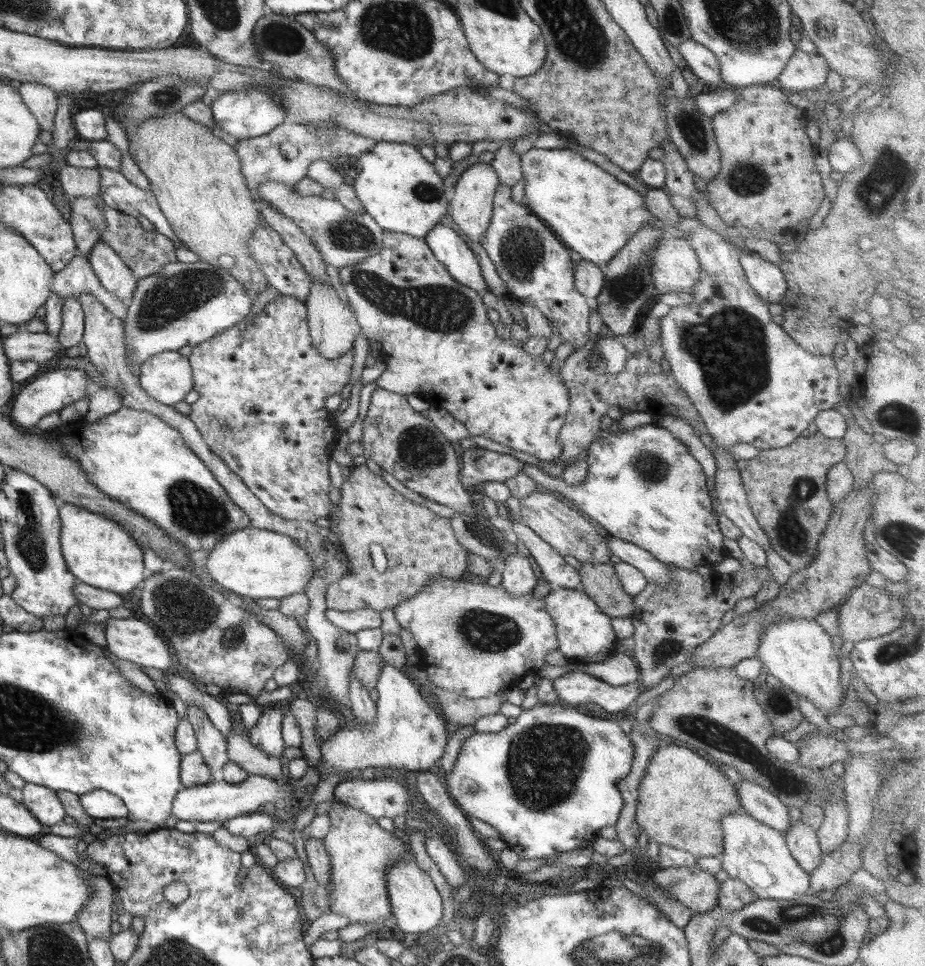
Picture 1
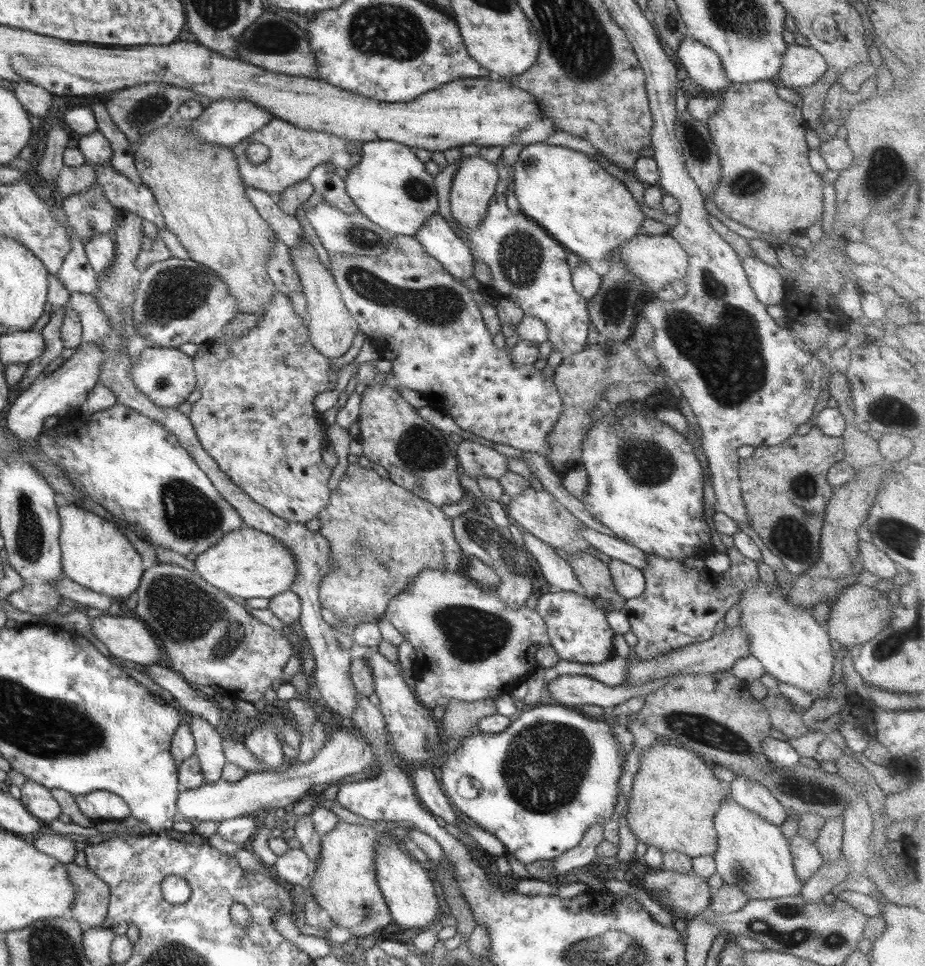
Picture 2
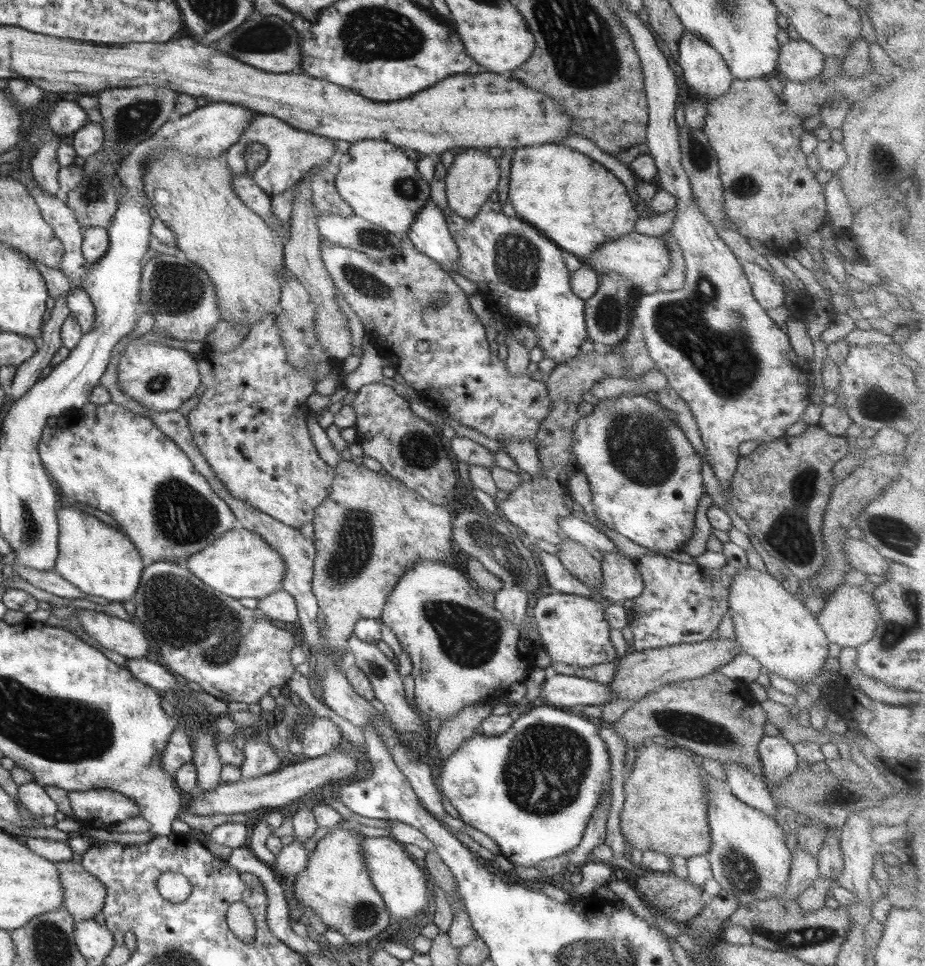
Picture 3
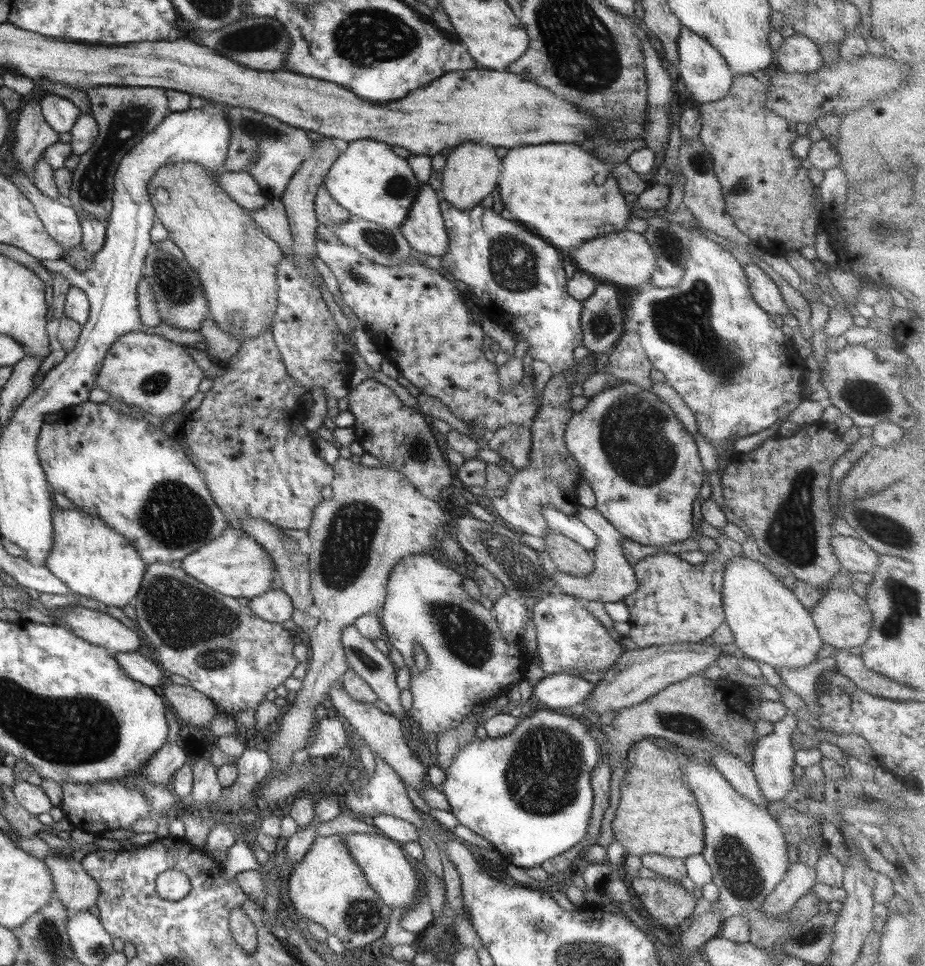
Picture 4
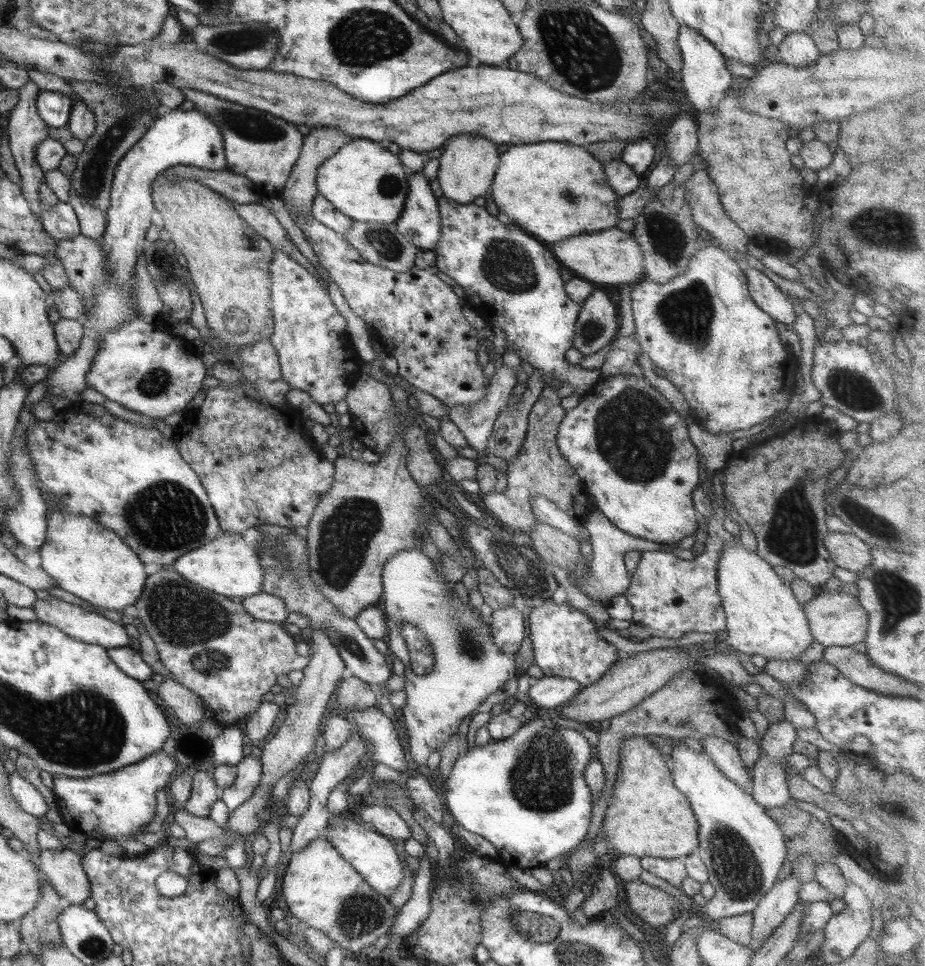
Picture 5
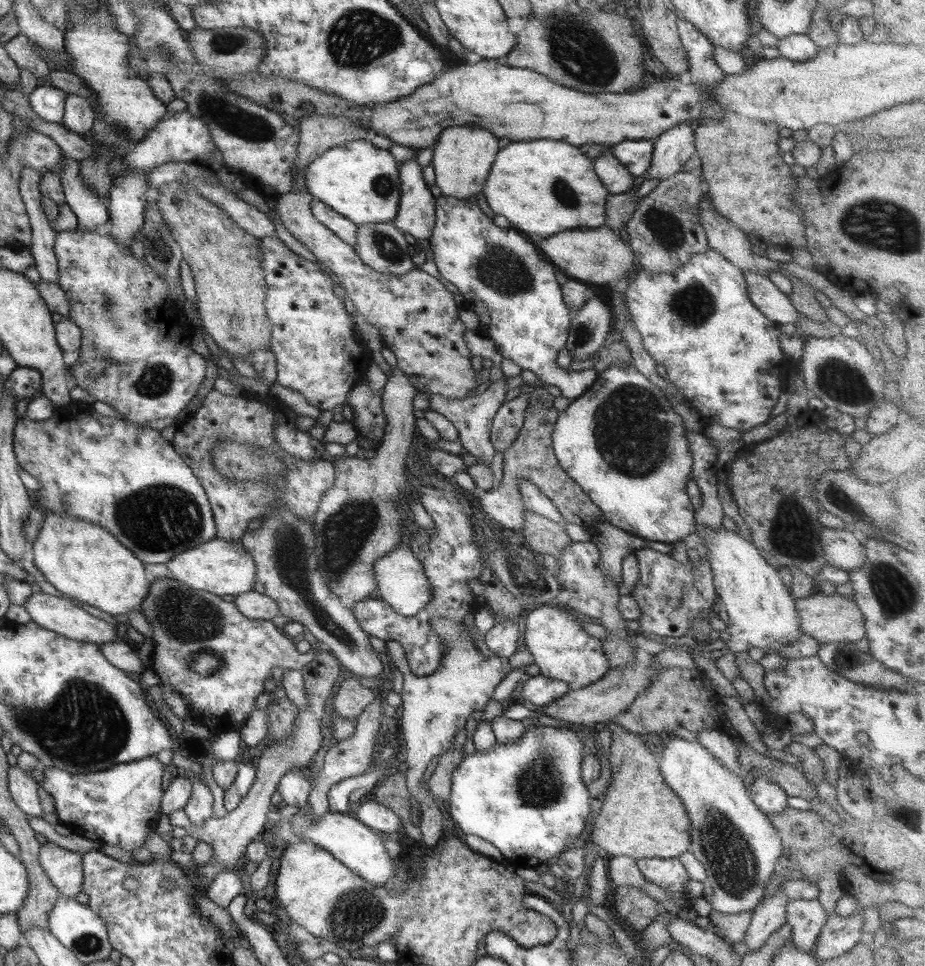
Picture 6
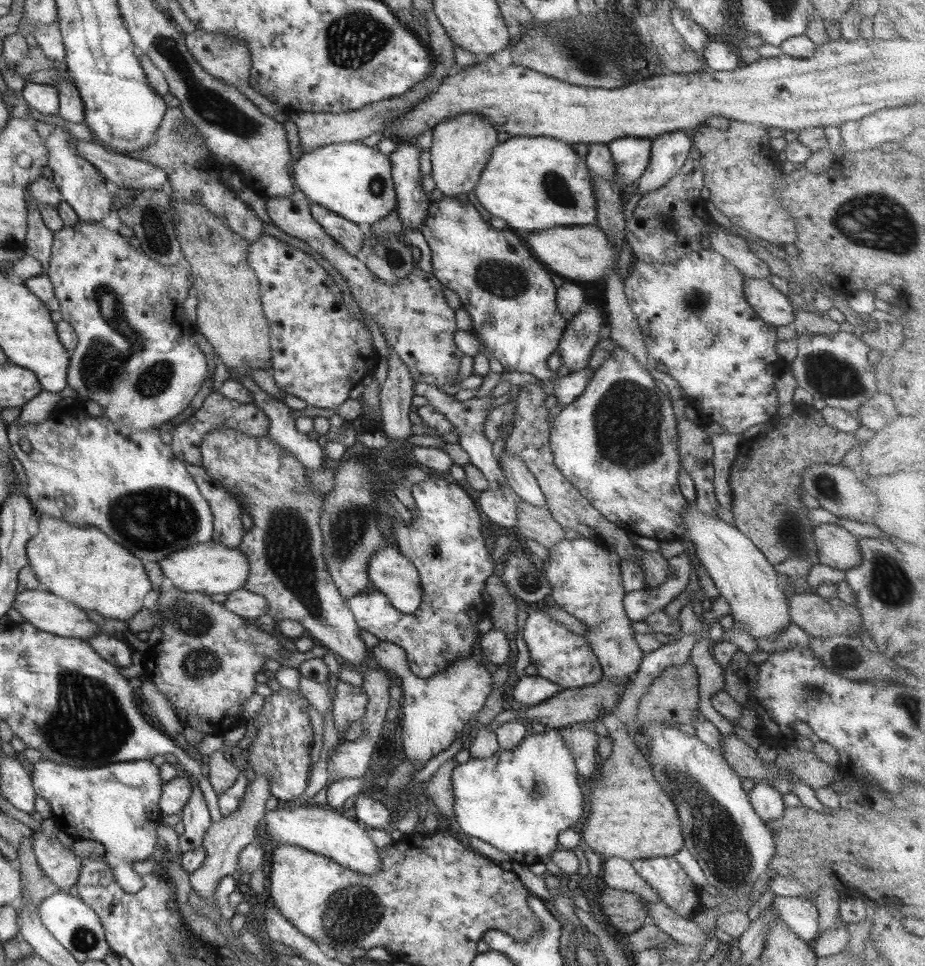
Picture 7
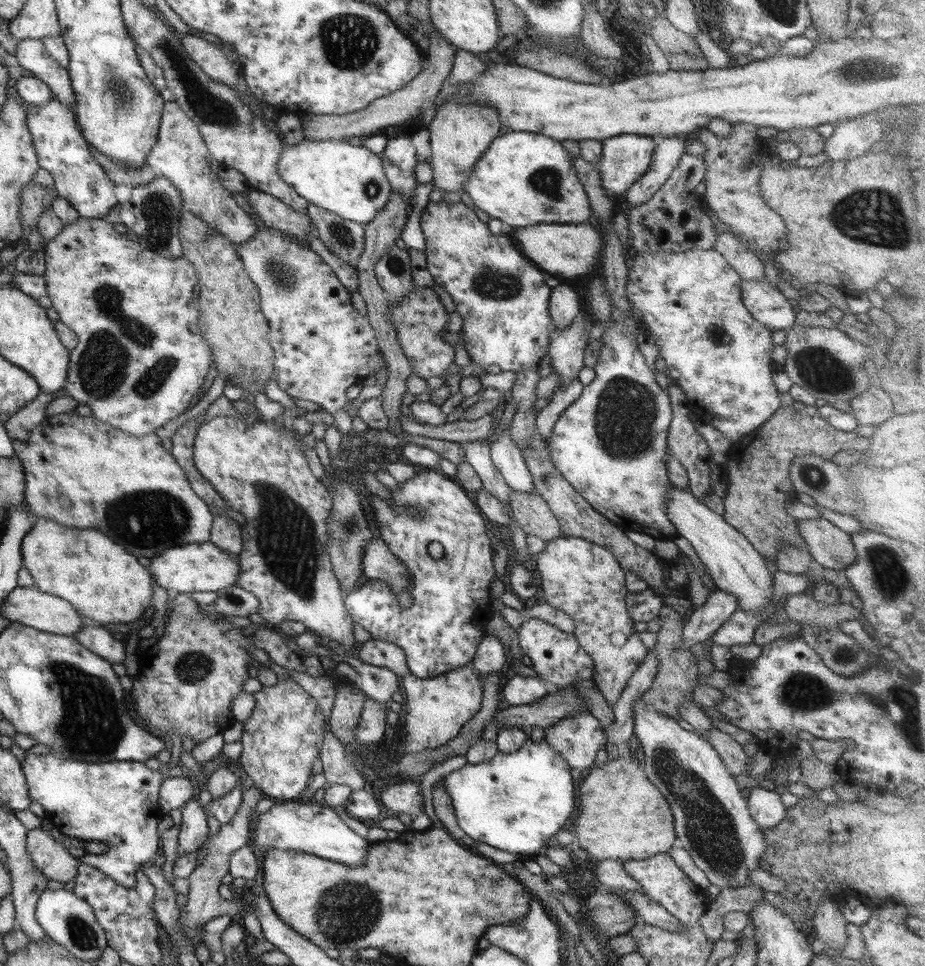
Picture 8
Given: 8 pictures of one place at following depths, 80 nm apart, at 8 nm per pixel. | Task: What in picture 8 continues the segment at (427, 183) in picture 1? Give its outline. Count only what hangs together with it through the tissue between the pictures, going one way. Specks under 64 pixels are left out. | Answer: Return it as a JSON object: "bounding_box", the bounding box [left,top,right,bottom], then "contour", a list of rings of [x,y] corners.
{"bounding_box":[278,138,393,224],"contour":[[[304,138],[298,144],[284,143],[278,157],[278,176],[308,204],[358,224],[367,224],[382,212],[393,191],[384,175],[382,159],[362,145],[343,140]]]}

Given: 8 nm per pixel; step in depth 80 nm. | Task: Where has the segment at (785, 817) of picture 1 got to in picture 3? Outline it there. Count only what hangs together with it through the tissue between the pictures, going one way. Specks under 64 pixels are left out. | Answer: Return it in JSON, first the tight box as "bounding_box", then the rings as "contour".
{"bounding_box":[723,763,777,818],"contour":[[[738,763],[723,764],[723,769],[733,796],[775,818],[777,800],[770,794],[767,784],[762,782],[762,779]]]}

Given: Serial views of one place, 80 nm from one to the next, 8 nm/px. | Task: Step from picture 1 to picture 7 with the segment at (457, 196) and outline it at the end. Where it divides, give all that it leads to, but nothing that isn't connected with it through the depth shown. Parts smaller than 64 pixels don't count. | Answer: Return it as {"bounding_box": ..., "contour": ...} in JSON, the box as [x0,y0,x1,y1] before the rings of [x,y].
{"bounding_box":[431,113,499,197],"contour":[[[462,113],[435,124],[431,131],[431,176],[436,189],[448,197],[473,192],[486,164],[490,162],[494,147],[499,143],[497,128],[485,116],[478,113]]]}

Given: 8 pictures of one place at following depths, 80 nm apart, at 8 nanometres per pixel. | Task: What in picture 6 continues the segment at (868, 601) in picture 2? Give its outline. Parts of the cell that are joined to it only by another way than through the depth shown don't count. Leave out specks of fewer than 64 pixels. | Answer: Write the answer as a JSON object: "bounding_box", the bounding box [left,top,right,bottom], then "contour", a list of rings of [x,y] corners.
{"bounding_box":[795,590,866,644],"contour":[[[817,590],[810,596],[795,598],[795,607],[801,632],[812,636],[820,644],[834,644],[834,642],[859,643],[866,636],[862,611],[851,598],[846,599],[846,597],[837,593],[828,596]]]}

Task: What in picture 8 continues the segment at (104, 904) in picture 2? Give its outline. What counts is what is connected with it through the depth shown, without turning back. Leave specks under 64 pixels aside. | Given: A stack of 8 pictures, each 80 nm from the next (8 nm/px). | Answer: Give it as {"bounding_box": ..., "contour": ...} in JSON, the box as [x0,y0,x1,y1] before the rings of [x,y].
{"bounding_box":[26,828,82,884],"contour":[[[48,828],[27,830],[26,848],[34,864],[49,880],[66,884],[77,875],[77,866],[82,859],[68,853],[66,846],[58,843]]]}

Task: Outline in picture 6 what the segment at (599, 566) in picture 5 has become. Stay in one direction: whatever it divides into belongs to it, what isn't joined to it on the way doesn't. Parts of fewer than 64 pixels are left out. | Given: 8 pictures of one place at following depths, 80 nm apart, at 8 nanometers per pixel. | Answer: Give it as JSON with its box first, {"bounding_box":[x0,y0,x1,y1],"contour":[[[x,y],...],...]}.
{"bounding_box":[592,520,646,586],"contour":[[[603,520],[599,528],[592,530],[592,541],[598,547],[605,575],[618,586],[621,584],[621,564],[626,555],[646,548],[646,540]]]}

